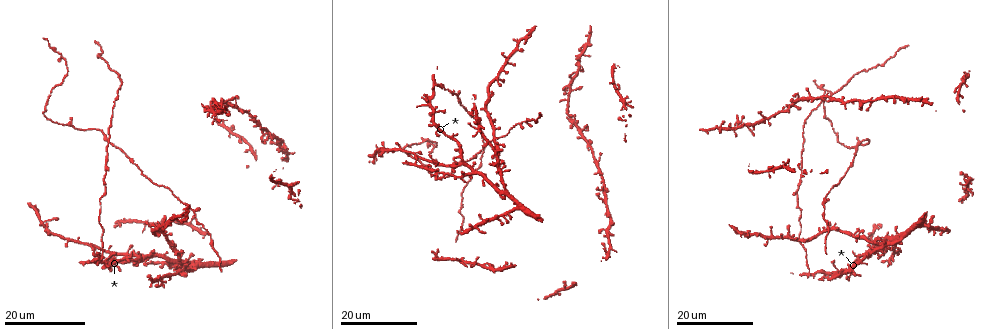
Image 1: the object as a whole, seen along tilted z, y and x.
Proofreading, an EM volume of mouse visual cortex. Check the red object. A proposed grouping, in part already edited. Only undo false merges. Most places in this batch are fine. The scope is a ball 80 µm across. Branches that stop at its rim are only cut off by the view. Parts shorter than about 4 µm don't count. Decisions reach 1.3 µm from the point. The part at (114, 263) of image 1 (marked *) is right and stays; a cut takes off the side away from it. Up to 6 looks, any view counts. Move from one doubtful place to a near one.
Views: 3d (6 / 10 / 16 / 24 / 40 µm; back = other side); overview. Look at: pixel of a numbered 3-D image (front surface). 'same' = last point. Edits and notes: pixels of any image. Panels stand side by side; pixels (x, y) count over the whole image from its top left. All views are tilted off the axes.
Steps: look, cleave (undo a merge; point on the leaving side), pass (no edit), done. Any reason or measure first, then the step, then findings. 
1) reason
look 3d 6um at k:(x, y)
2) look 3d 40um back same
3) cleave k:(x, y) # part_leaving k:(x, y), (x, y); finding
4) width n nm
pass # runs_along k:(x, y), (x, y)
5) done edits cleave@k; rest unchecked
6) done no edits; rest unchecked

sudden change in width
look 3d 16um at 1:(529, 121)

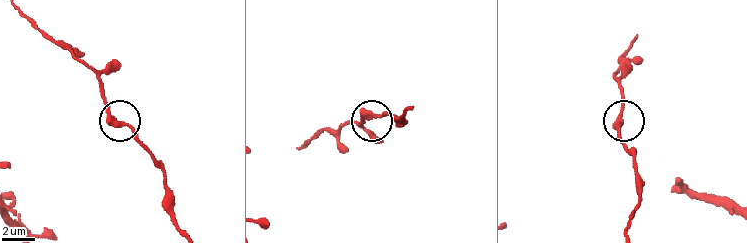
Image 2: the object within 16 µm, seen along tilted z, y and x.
look 3d 6um at 2:(619, 126)

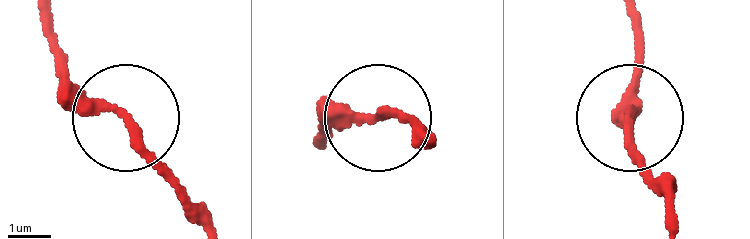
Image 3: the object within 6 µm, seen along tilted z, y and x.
pass # continuous, no second cell

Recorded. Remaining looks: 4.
three arms meet
look 3d 24um at 1:(502, 192)

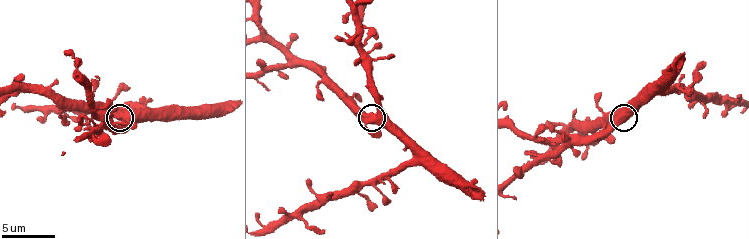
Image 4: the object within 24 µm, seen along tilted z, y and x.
look 3d 10um at 4:(122, 112)

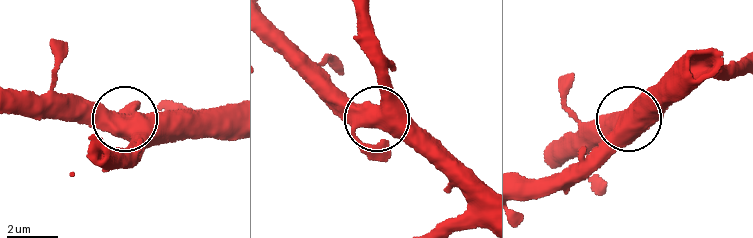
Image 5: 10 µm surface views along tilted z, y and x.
pass # one cell here

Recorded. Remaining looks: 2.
thin arm on a thick one
look 3d 10um at 4:(551, 147)

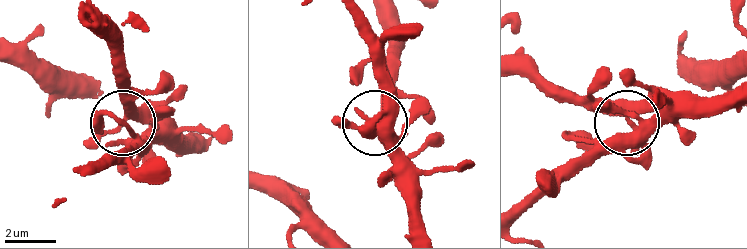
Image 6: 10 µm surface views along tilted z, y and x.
arms 3
pass # one cell here

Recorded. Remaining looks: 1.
done no edits; rest unchecked

